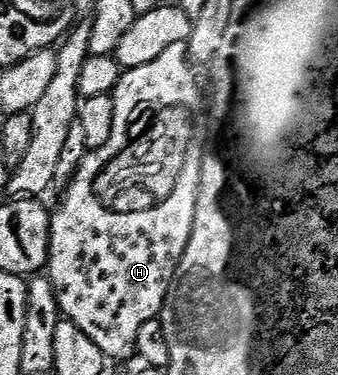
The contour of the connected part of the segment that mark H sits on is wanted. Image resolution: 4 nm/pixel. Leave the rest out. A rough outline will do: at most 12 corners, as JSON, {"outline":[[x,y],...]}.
{"outline":[[188,42],[110,94],[46,277],[136,358],[194,232],[209,115]]}

